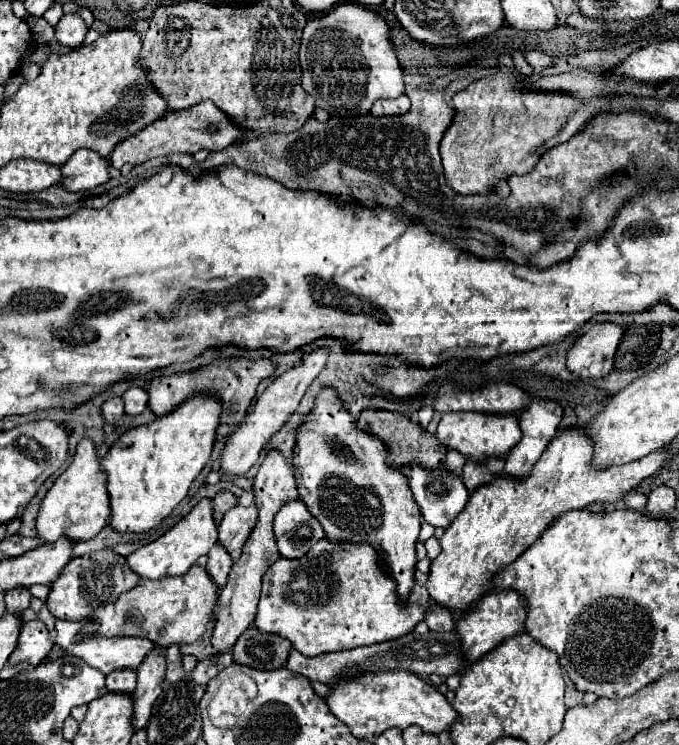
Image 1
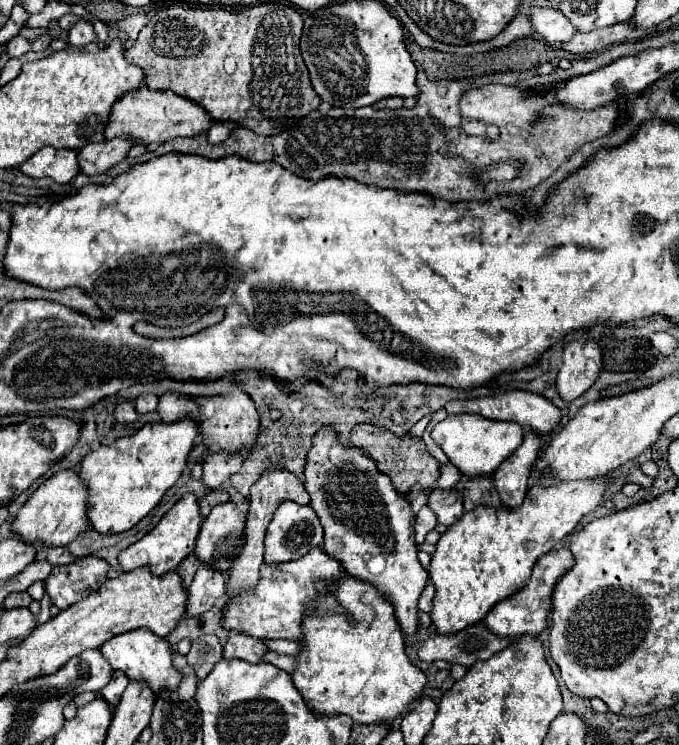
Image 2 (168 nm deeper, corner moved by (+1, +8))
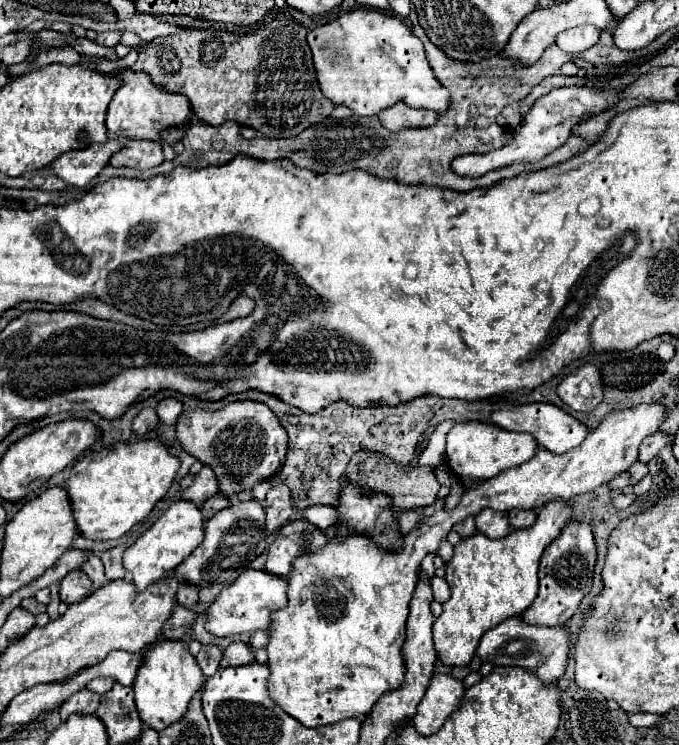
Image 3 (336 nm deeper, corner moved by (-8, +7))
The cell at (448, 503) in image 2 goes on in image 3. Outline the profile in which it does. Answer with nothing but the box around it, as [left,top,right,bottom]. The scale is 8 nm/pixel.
[453,516,477,538]

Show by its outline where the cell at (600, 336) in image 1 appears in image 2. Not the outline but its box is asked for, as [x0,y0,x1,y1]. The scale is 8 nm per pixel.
[556,339,602,401]

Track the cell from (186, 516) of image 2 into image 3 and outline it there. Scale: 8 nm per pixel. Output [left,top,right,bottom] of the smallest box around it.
[123,502,203,590]

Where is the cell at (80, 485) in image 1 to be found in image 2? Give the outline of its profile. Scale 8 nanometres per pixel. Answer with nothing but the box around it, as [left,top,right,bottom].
[12,469,90,547]

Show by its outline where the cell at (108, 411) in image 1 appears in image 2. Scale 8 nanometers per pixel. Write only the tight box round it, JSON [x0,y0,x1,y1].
[114,401,138,423]

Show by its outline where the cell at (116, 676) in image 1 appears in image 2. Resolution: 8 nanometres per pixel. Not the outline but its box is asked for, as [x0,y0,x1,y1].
[102,671,130,707]

